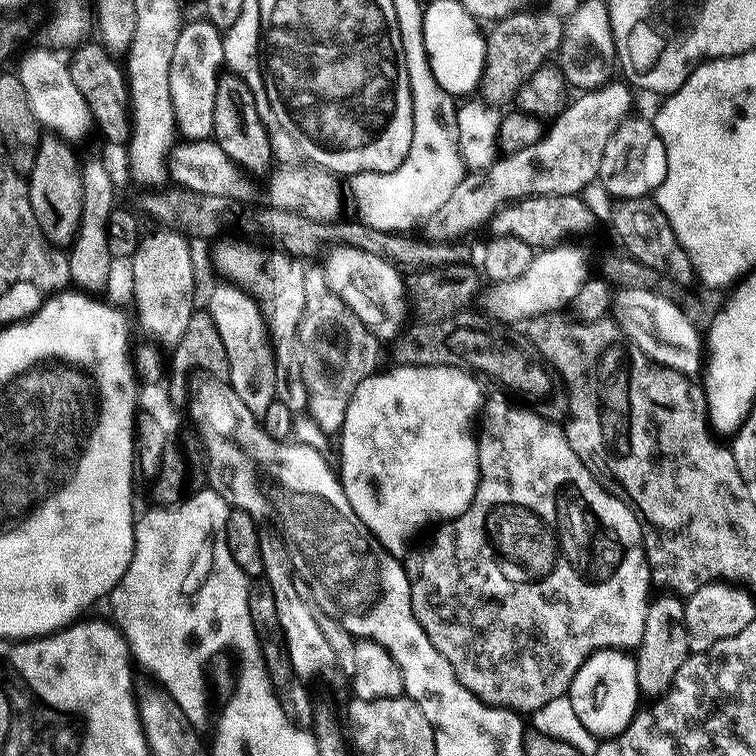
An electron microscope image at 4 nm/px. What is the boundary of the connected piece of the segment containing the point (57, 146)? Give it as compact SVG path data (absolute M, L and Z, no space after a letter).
M44 138L40 141L36 165L30 170L32 180L30 179L28 197L45 239L55 247L67 247L74 242L80 229L84 177L81 165L76 165L76 156L71 152L73 149L62 139L49 139Z

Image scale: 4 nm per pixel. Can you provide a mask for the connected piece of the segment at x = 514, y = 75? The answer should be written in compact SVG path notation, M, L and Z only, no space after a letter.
M518 12L514 16L508 14L495 25L496 29L487 33L484 41L484 65L480 74L478 87L479 99L488 105L505 106L517 99L519 90L527 83L536 69L549 59L548 56L560 47L560 39L564 33L564 20L556 17L552 12L540 12L534 16L530 12Z

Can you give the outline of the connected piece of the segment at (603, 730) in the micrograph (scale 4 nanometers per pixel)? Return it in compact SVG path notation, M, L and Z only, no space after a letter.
M597 650L590 653L581 668L574 674L567 690L582 726L597 738L616 738L633 727L632 715L636 712L636 699L641 699L640 683L636 680L637 661L624 650Z

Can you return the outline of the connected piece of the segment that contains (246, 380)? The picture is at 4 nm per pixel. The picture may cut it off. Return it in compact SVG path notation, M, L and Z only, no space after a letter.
M226 282L219 286L221 288L213 290L206 308L212 312L218 334L224 343L223 355L228 358L226 380L248 410L256 408L257 418L267 417L275 401L272 399L276 396L276 360L272 357L274 349L266 333L264 317L260 315L260 308L252 297Z

